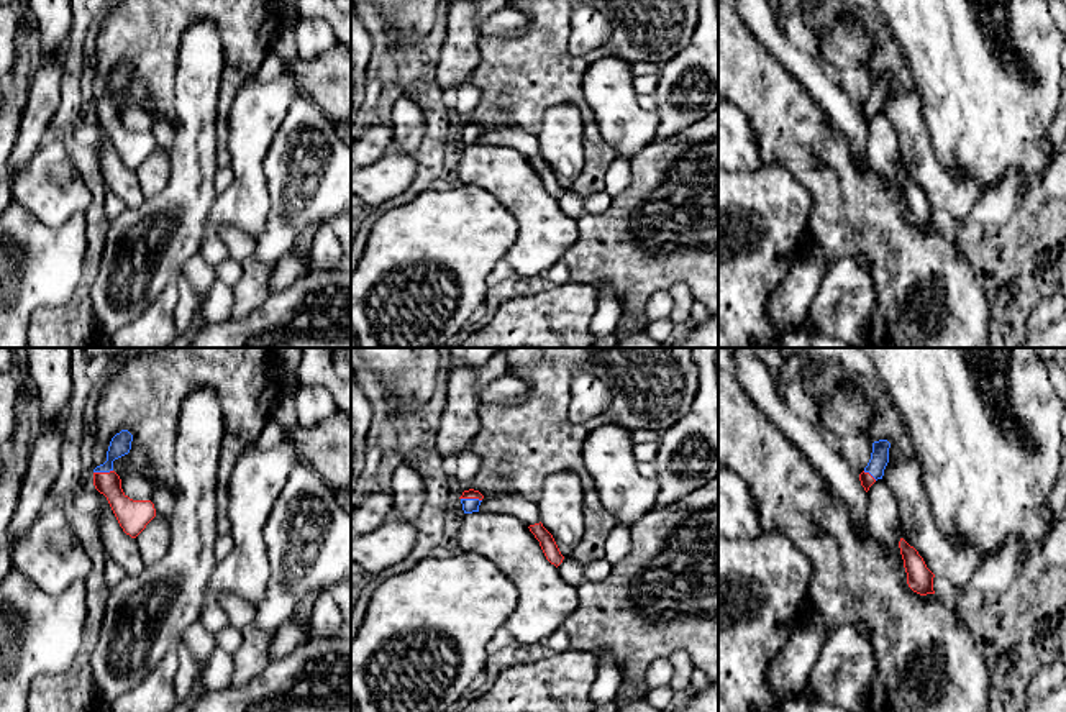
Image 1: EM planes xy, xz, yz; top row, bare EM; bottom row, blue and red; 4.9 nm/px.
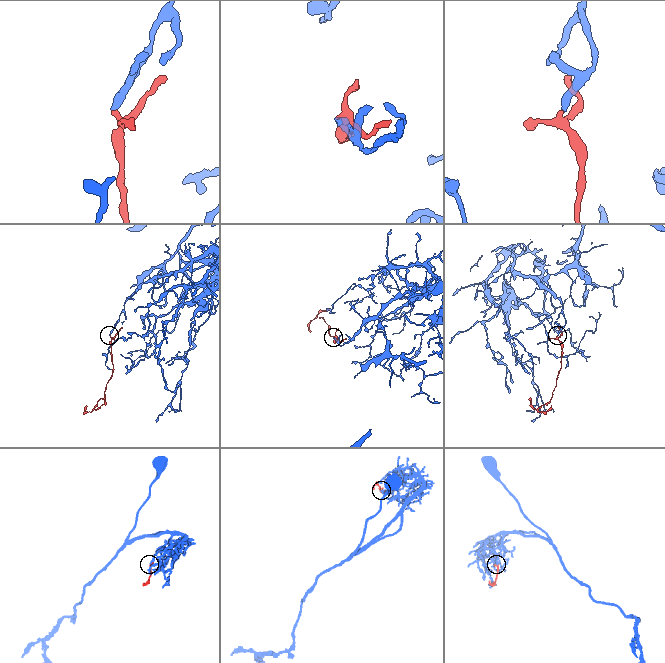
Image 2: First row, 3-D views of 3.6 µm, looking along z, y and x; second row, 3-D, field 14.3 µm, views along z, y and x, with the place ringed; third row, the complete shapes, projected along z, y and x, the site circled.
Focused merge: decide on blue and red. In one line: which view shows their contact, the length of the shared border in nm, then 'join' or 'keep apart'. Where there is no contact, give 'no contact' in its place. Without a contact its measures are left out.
contact in xz; length 110 nm; join

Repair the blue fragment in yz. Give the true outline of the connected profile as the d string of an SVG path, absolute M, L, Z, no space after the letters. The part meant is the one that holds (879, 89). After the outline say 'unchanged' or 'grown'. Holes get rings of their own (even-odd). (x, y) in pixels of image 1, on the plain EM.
M879 72L872 75L871 92L864 103L859 107L861 118L866 125L877 112L882 112L884 102L889 95L889 80L891 75L887 72Z; grown

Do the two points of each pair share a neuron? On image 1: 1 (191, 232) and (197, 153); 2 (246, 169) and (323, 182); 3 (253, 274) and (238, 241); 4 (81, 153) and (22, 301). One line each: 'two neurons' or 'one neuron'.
1: one neuron
2: two neurons
3: two neurons
4: two neurons

